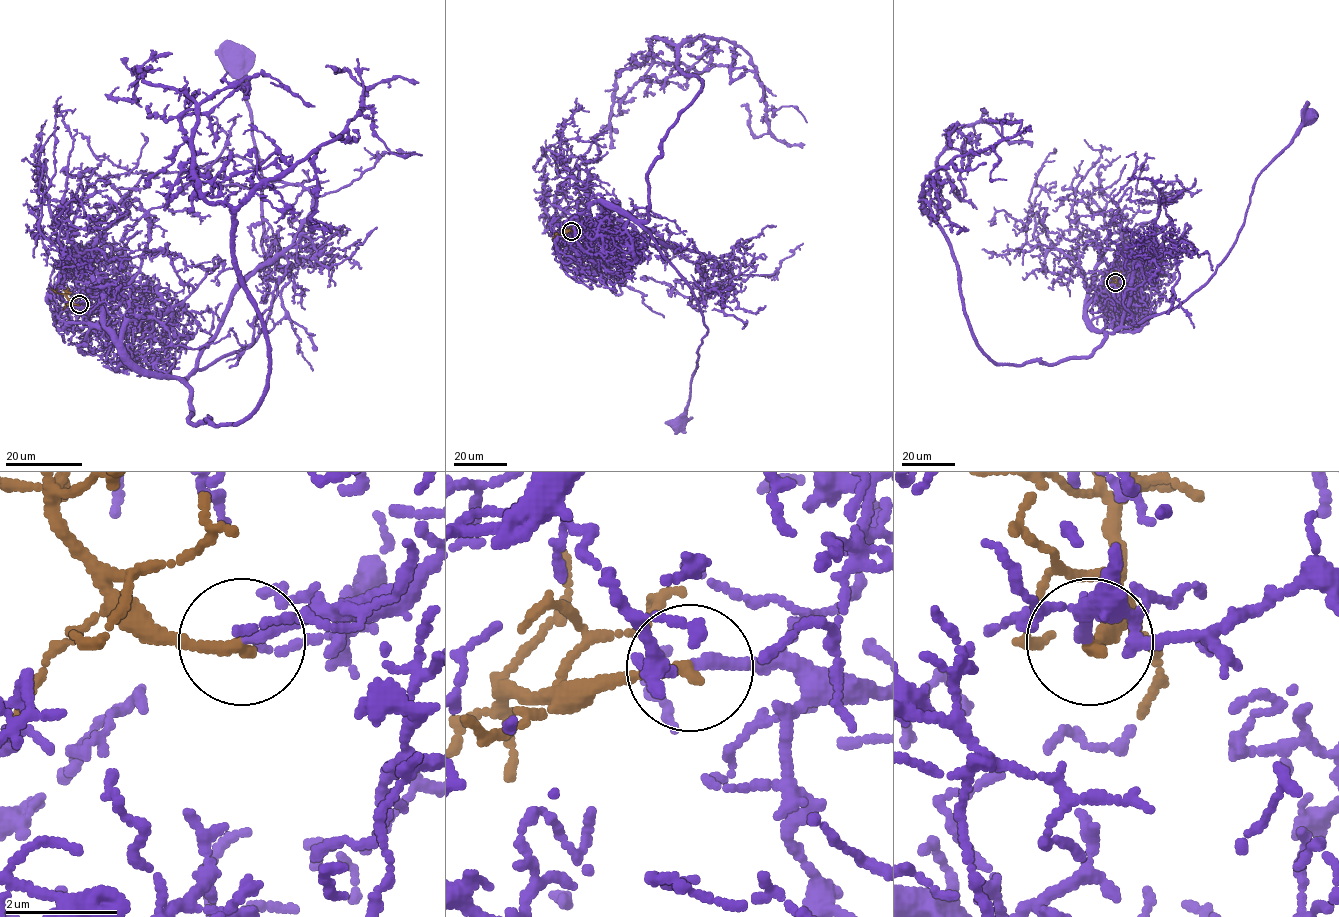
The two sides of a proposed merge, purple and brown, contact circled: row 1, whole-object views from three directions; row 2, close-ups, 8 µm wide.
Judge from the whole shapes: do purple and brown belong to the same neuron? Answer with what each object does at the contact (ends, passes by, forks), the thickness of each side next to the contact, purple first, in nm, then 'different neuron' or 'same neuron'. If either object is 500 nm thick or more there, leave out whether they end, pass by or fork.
purple ends there; brown ends there; 200 nm thick on the purple side, 240 nm on the other; same neuron

